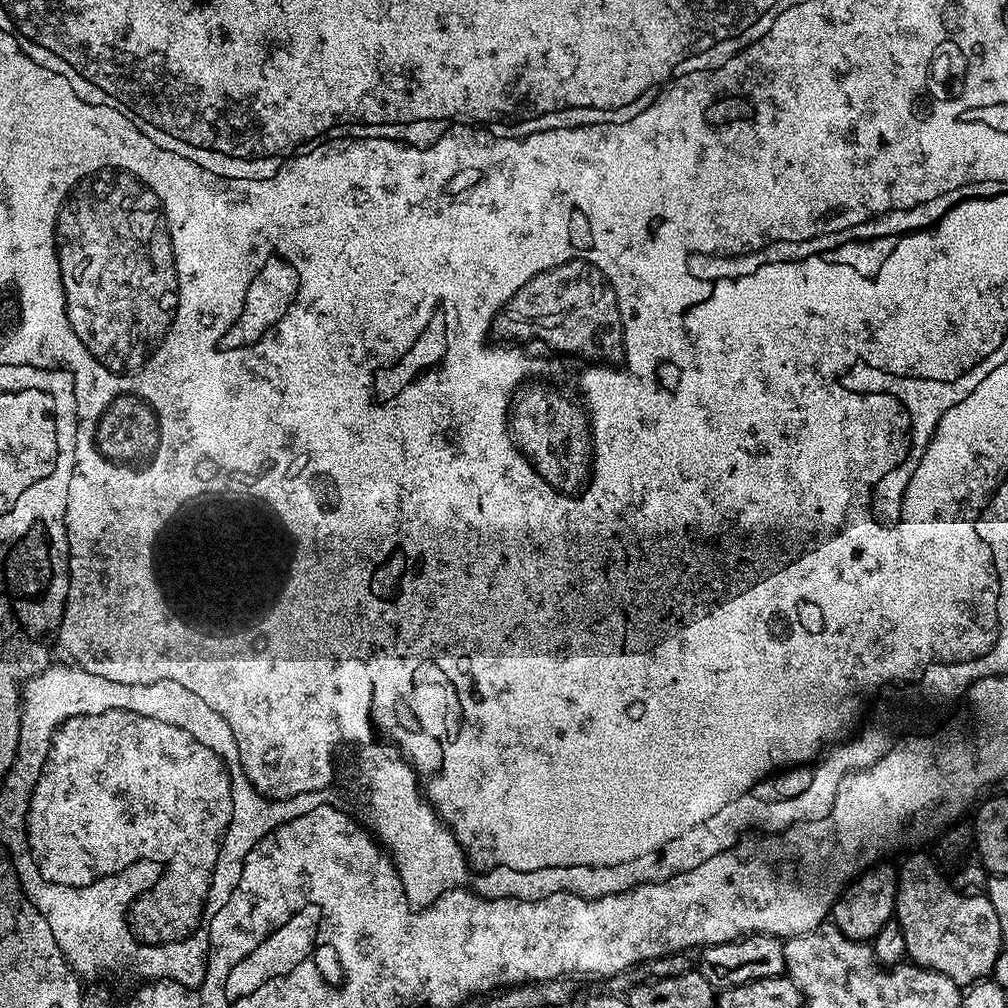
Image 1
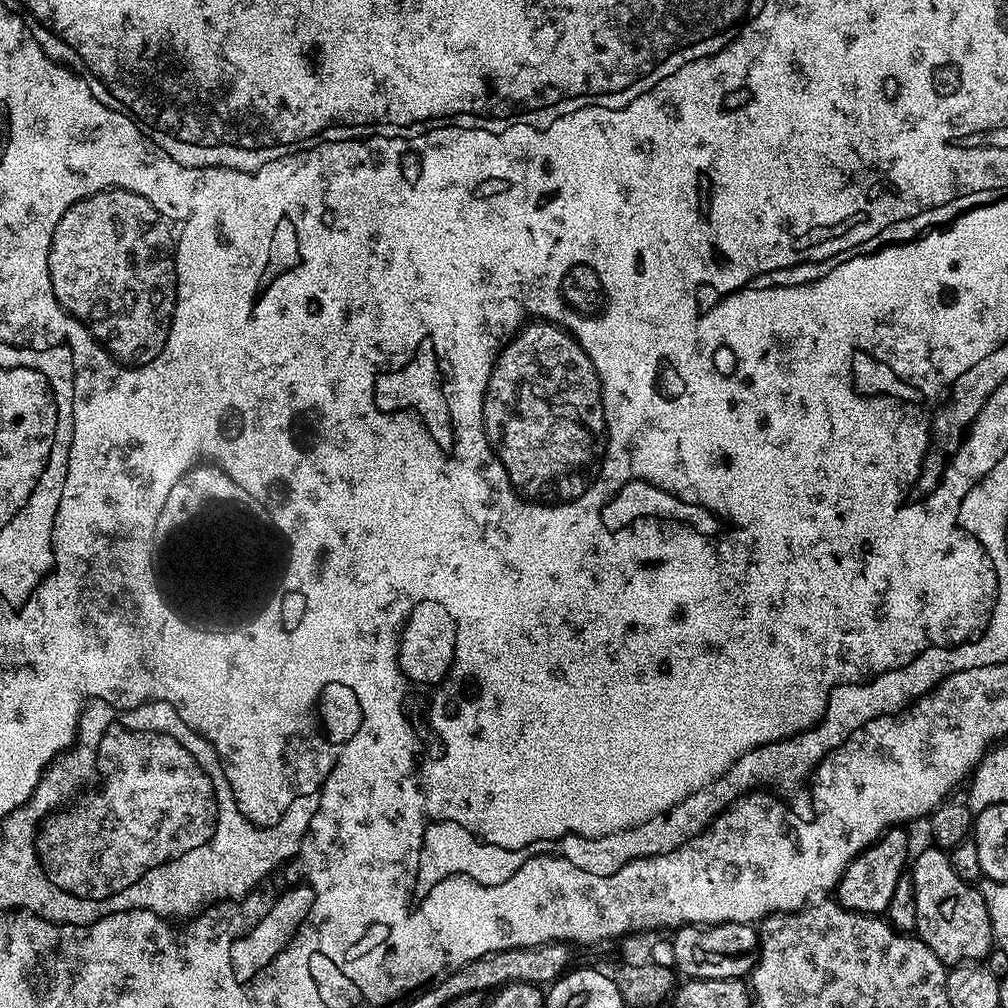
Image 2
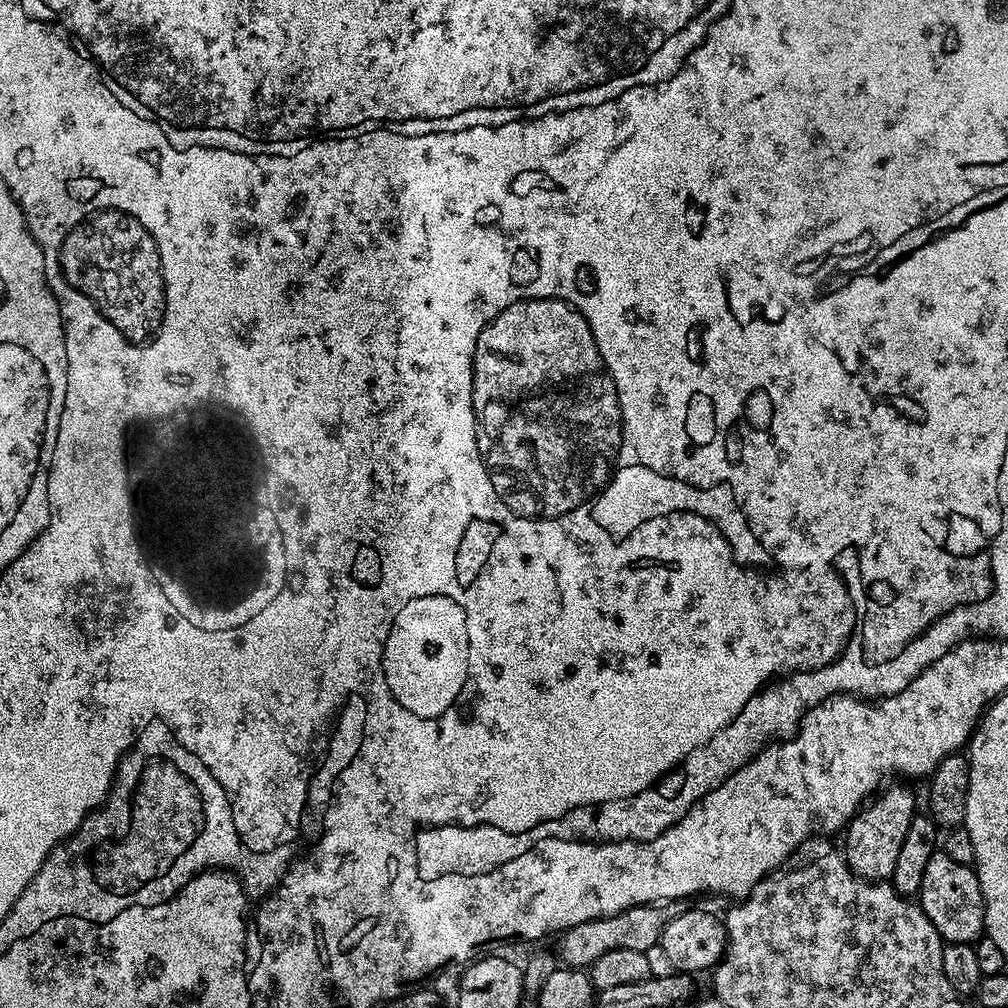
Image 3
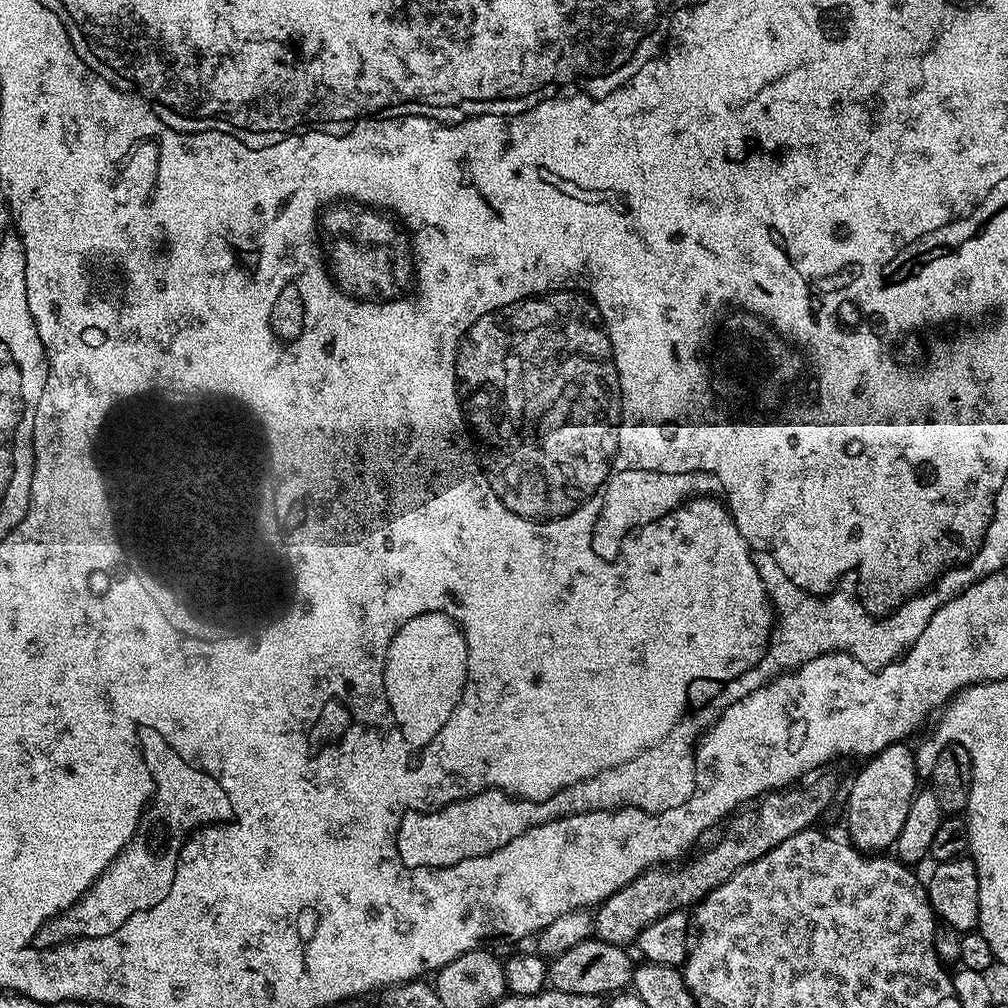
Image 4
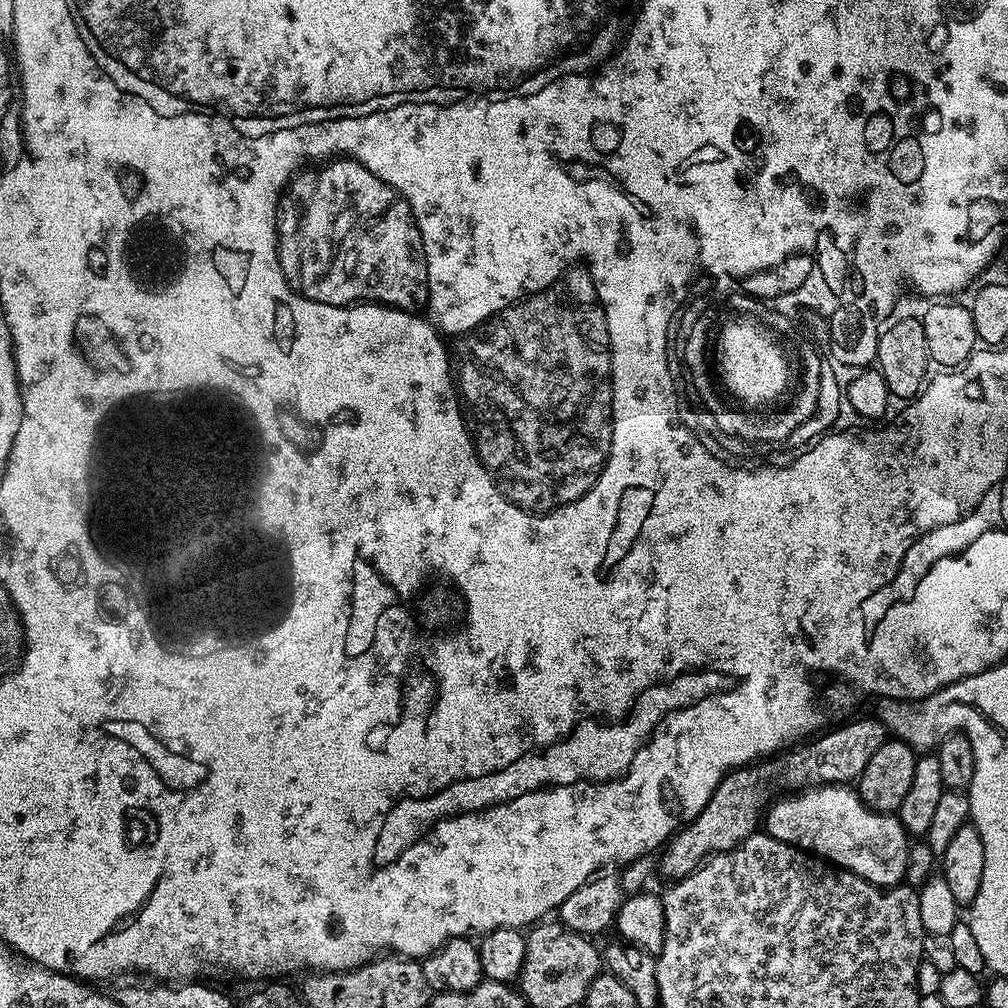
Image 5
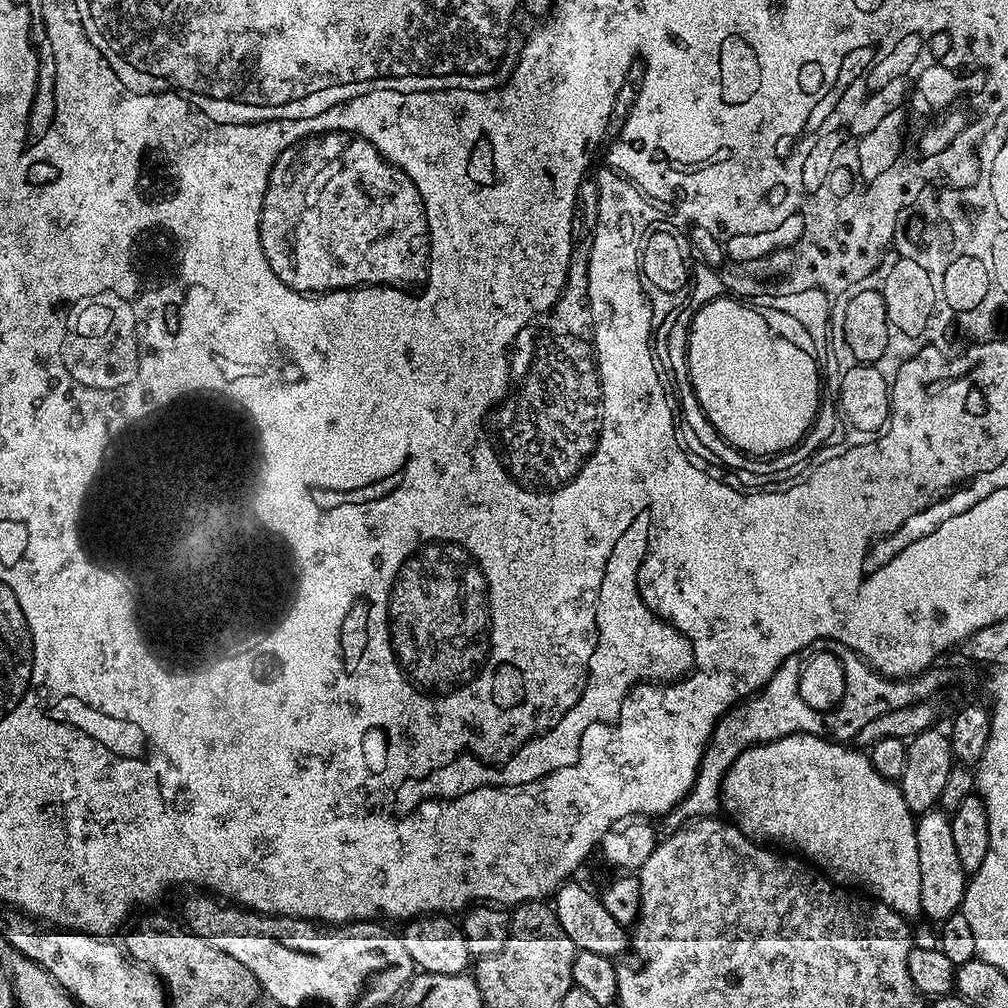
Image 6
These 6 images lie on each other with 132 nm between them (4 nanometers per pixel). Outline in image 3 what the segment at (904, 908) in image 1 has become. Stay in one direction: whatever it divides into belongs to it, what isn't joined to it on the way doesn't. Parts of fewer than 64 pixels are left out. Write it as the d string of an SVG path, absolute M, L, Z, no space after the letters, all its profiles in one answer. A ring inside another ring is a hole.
M943 850L935 852L926 866L918 903L926 918L934 922L940 939L945 942L972 944L984 932L984 899L975 867L954 862L954 858L946 858Z

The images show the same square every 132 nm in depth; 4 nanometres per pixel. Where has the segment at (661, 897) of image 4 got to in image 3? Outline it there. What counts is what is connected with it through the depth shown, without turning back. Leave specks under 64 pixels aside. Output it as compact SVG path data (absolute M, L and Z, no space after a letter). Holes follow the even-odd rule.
M667 901L658 905L640 904L630 910L622 910L613 916L598 918L590 922L578 922L578 926L565 928L559 933L554 952L561 965L577 970L588 970L602 954L610 950L638 950L649 953L659 945L662 930L684 909L681 901Z

